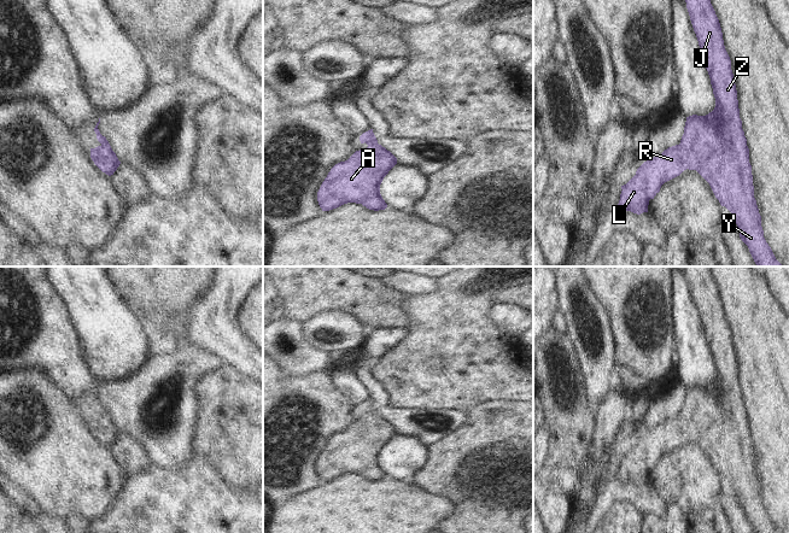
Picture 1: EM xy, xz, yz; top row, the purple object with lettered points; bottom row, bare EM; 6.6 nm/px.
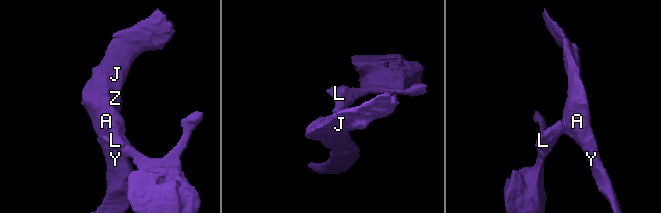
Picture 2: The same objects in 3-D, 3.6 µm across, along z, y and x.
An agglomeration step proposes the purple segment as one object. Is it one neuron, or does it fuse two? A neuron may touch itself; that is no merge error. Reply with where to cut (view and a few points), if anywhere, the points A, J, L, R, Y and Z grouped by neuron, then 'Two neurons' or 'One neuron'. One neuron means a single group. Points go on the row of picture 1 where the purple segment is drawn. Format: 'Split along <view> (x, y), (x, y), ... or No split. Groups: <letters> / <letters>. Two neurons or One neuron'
No split. Groups: A J L R Y Z. One neuron.

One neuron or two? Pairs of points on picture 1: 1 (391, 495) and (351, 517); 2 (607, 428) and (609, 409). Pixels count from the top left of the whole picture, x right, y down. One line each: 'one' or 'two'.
1: one
2: one

